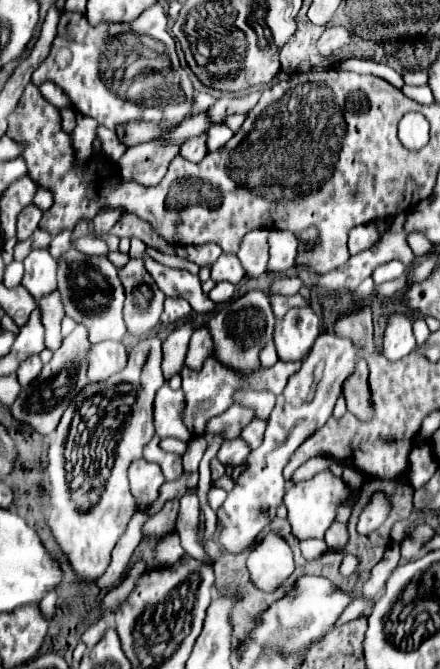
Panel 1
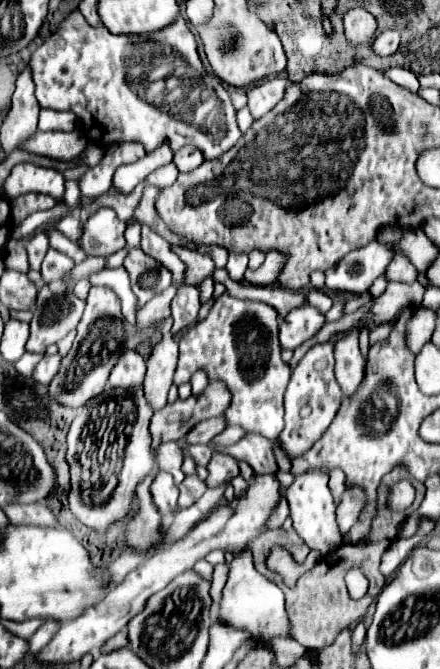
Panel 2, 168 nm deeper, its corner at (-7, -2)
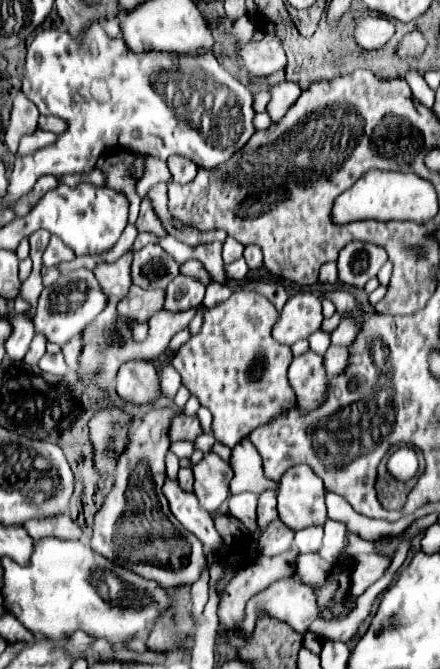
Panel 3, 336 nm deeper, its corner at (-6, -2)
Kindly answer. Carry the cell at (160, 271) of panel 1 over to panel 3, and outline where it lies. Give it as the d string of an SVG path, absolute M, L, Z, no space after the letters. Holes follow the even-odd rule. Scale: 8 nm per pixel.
M148 198L142 200L142 208L140 208L136 228L138 228L138 232L152 232L152 234L156 234L156 238L164 238L164 234L166 234L158 216L152 212L152 206L148 204Z

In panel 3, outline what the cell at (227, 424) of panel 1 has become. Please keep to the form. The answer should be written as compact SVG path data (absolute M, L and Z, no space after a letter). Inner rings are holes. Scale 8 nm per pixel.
M186 414L176 416L176 420L172 420L172 428L170 428L170 440L196 440L202 434L202 426L198 422L198 418L190 418Z

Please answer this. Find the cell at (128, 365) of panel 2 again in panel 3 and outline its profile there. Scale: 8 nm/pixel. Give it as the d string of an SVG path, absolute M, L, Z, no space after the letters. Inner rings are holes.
M130 360L124 362L116 376L116 392L120 398L134 404L148 404L160 398L160 378L154 362Z

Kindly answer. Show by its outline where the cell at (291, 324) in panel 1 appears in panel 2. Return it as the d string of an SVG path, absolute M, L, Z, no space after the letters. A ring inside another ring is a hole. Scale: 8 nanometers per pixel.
M305 302L303 306L293 308L279 322L279 342L281 342L281 348L295 350L305 340L309 340L323 324L325 324L323 314L317 308L313 308L311 304Z

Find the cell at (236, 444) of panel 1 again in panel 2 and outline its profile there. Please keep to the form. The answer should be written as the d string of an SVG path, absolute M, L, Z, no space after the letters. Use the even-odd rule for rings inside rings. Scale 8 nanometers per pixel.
M213 452L211 460L207 464L205 484L207 484L207 488L217 488L221 484L231 482L237 474L239 474L239 468L237 468L235 458L231 458L227 454L221 454L221 452Z

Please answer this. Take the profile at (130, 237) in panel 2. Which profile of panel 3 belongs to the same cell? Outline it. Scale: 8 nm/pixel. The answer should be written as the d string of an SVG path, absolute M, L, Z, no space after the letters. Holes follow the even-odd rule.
M118 152L118 154L110 154L98 160L98 168L102 168L102 172L106 172L108 178L108 186L112 190L120 190L128 202L130 202L130 210L128 210L128 224L134 224L138 218L138 210L140 210L140 198L134 190L136 182L128 176L128 168L134 160L134 154L130 152Z

